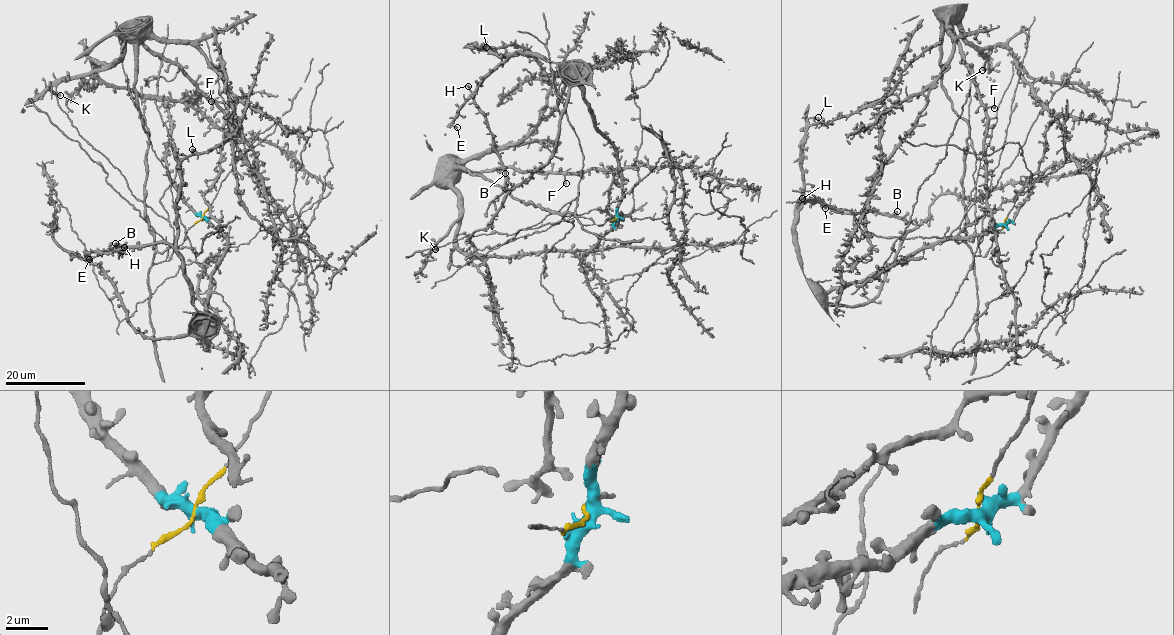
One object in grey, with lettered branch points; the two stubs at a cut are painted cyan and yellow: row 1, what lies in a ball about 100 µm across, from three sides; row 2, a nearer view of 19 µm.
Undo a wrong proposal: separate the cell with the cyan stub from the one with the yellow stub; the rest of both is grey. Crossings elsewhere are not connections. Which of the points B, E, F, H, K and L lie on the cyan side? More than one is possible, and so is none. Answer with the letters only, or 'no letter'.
B, E, H, L

